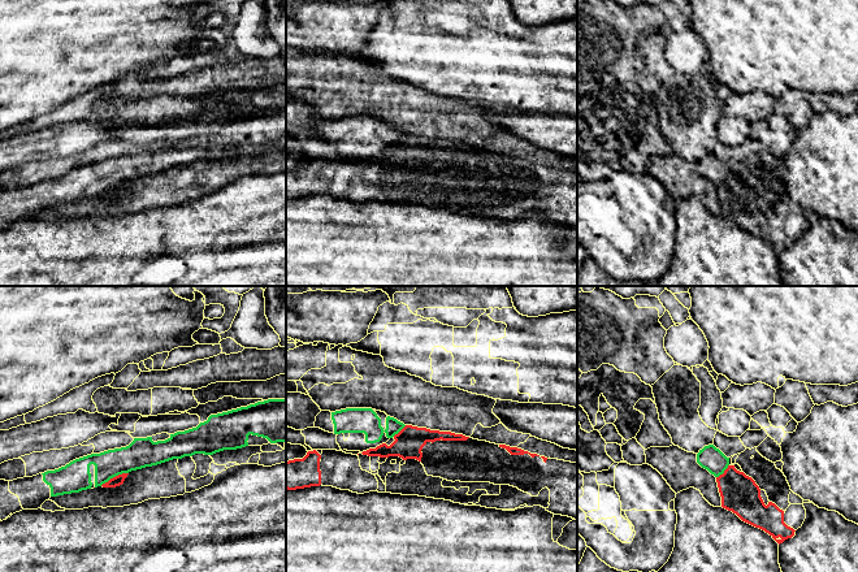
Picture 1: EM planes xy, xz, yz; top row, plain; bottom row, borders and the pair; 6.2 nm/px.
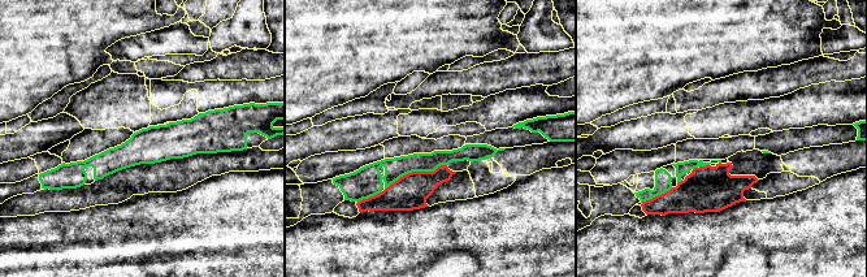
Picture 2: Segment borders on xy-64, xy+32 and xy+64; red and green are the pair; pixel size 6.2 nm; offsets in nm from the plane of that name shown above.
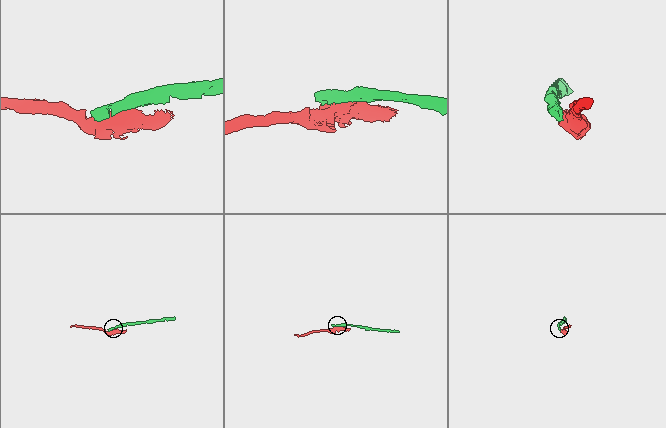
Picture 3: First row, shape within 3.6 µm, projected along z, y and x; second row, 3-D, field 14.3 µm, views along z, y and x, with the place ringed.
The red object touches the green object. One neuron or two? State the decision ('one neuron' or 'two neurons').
two neurons

